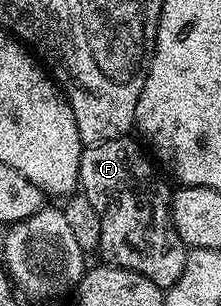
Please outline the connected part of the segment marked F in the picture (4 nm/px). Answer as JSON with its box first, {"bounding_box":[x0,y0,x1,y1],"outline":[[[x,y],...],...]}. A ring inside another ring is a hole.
{"bounding_box":[79,137,189,289],"outline":[[[124,137],[84,147],[79,166],[79,187],[81,194],[89,199],[100,215],[98,254],[103,254],[110,266],[141,273],[158,287],[166,289],[181,277],[189,248],[179,235],[173,234],[172,192],[167,191],[166,185],[159,180],[156,164],[149,158],[148,152],[142,146],[139,148],[133,140]]]}

